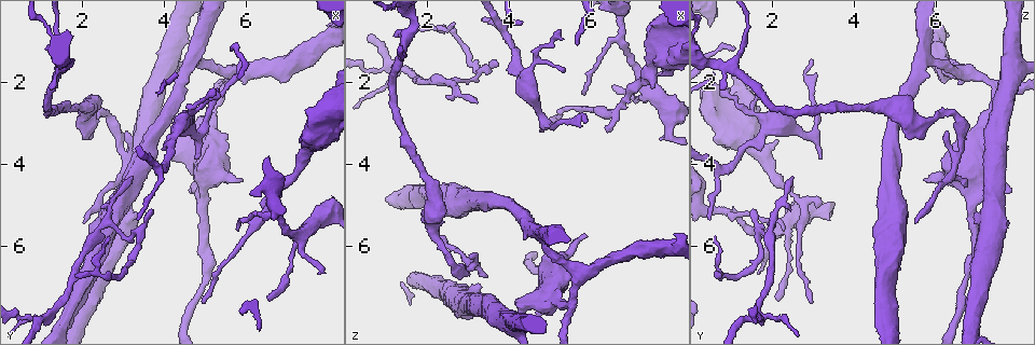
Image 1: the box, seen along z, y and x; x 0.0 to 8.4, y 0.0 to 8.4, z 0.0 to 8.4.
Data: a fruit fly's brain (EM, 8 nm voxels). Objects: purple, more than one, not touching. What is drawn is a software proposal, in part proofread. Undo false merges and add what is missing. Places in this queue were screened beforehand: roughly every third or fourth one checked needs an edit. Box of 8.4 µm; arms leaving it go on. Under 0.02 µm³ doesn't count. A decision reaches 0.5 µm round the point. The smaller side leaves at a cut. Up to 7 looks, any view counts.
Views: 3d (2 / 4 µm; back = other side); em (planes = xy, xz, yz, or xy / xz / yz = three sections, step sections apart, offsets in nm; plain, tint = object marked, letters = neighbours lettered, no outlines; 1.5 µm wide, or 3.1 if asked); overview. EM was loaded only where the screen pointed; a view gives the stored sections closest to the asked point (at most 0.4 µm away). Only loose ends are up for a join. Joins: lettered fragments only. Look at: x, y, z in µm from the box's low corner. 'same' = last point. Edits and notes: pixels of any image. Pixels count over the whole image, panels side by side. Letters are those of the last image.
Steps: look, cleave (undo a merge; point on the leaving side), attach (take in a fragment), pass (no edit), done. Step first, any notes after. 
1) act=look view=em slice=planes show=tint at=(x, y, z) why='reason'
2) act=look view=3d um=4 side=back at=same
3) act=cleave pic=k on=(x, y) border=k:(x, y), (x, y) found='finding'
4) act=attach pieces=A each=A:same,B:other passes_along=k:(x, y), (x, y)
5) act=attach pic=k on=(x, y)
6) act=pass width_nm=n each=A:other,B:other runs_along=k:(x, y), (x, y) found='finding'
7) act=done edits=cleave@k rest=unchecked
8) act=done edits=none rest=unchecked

act=look view=em slice=xy step=8 show=tint at=(5.85, 4.40, 5.70) why='free end'

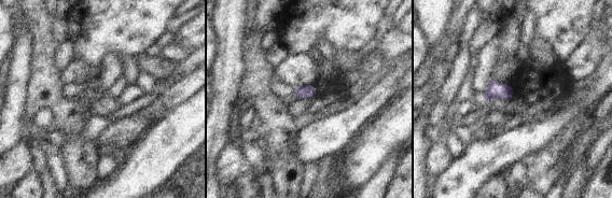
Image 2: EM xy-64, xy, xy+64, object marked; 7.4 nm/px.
act=look view=em slice=planes show=letters at=same why='another direction'

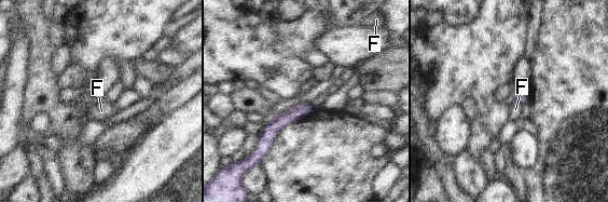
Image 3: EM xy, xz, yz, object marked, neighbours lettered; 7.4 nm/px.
act=pass longest_contact=F:70nm each=F:other border=3:(515, 98), (522, 104) found='none of them fits'

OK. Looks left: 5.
act=look view=3d um=2 at=(6.40, 4.95, 3.25) why='thin end'

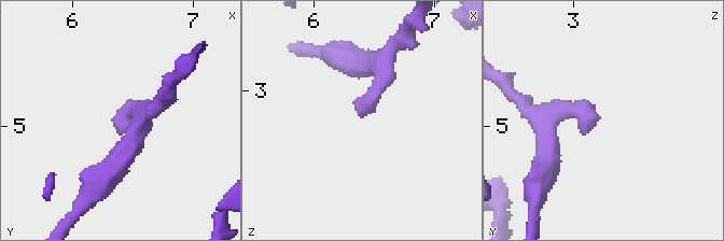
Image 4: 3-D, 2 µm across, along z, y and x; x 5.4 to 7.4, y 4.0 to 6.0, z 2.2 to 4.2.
act=look view=em slice=yz step=4 show=letters at=(6.42, 4.92, 3.24) why='need the tissue'

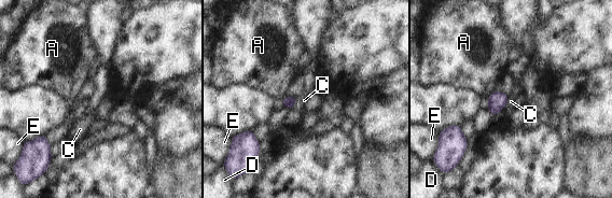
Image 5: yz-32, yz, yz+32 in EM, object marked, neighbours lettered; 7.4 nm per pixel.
act=pass each=A:other,C:other,D:other,E:other border=5:(510, 97), (501, 110) found='none of them fits'

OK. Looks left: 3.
act=look view=3d um=2 at=(3.15, 3.15, 6.25) why='free end'

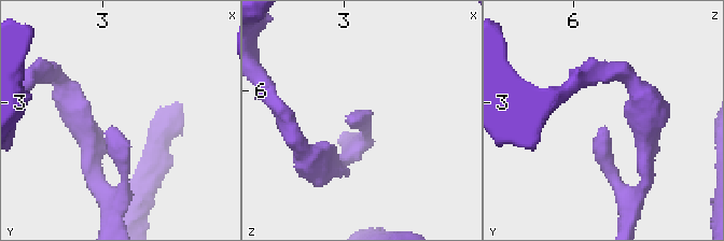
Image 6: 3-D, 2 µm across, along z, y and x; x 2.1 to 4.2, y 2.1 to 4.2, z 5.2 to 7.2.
act=look view=em slice=planes show=plain at=(3.08, 3.18, 6.26)

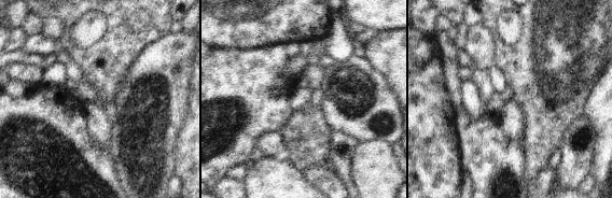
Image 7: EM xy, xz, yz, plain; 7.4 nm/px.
act=look view=em slice=planes show=letters at=same

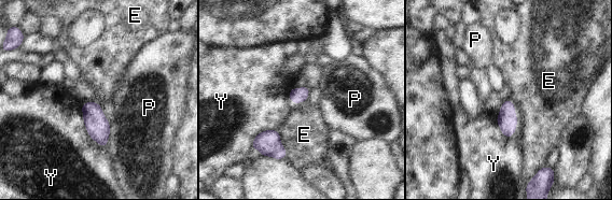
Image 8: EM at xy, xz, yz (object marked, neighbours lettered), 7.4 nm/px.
act=pass longest_contact=Y:360nm each=E:other,P:other,Y:other border=8:(276, 130), (286, 152), (286, 157) found='no lettered fragment goes on from it'

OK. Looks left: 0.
act=done edits=none rest=unchecked

